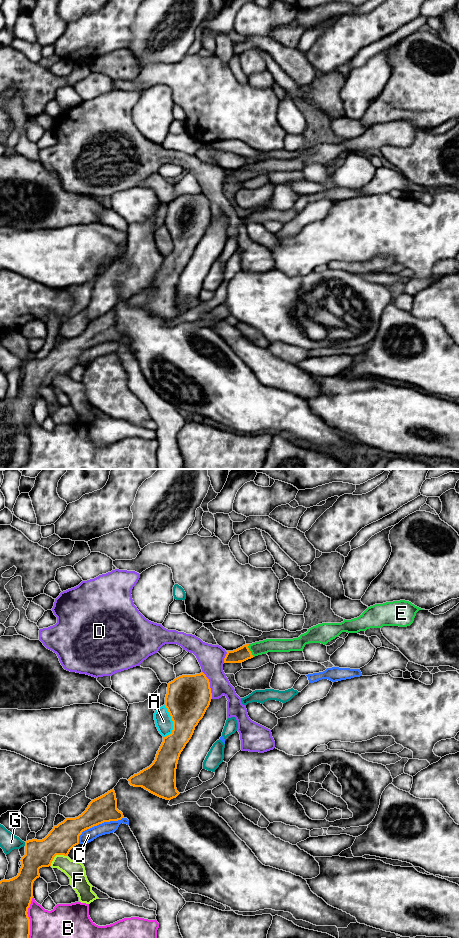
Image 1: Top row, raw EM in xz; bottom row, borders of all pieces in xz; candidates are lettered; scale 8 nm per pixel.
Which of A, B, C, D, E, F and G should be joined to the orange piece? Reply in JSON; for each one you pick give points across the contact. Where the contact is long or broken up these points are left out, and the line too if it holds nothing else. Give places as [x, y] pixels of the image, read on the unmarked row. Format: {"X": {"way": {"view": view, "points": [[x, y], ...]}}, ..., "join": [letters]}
{"E": {"way": {"view": "xz", "points": [[243, 173], [249, 170], [269, 165]]}}, "join": ["E"]}

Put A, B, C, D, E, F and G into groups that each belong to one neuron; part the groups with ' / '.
A / B / C / D / E / F / G

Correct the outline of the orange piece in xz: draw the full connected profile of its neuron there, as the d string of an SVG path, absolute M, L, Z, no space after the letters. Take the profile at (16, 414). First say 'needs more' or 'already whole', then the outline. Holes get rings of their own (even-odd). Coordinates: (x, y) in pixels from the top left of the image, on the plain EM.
already whole | M112 309L92 320L86 330L75 338L66 338L54 346L42 360L32 359L25 362L25 375L21 378L21 388L16 397L0 401L0 469L20 469L29 460L30 439L28 428L33 418L33 403L40 397L39 389L49 387L56 375L68 376L70 370L79 364L83 351L104 342L118 341L124 338L117 329L115 311Z

